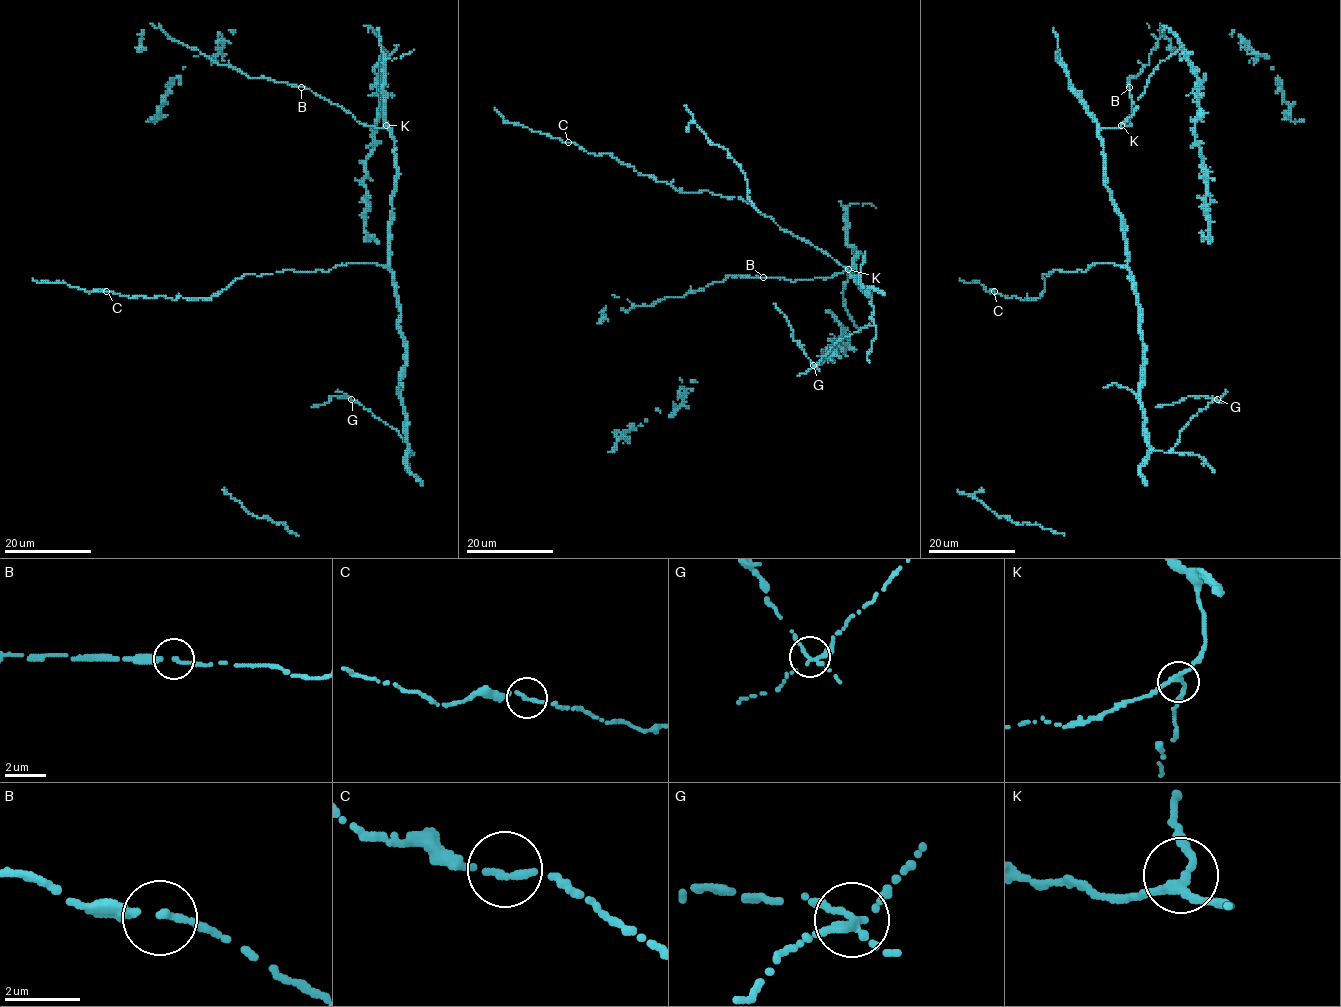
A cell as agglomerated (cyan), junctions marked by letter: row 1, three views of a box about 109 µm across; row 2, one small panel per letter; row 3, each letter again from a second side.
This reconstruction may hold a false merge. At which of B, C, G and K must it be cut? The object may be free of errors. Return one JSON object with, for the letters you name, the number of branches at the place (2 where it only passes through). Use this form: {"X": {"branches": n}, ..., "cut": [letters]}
{"G": {"branches": 3}, "cut": ["G"]}

